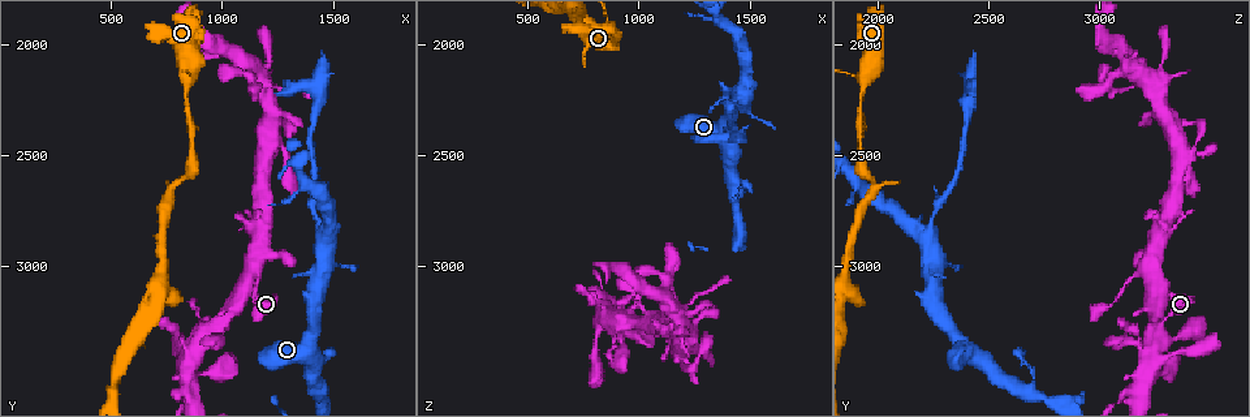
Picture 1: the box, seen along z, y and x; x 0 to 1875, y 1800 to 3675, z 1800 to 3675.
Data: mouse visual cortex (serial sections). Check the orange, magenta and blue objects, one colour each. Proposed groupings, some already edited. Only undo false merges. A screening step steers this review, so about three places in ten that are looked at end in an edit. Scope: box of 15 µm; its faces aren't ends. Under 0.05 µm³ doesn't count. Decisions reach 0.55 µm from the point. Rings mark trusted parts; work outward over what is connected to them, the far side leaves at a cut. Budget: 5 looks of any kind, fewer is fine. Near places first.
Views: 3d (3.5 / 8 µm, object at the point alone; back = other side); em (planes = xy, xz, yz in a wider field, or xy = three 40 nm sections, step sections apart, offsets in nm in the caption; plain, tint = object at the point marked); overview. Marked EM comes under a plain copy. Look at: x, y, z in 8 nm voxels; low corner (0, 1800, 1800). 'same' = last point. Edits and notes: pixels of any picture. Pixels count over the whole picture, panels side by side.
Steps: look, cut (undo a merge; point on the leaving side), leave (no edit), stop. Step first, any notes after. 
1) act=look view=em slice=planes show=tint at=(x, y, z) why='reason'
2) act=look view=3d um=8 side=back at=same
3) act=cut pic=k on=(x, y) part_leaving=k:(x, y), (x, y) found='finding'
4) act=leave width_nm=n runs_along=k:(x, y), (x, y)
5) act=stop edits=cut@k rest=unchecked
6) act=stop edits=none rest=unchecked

act=look view=3d um=8 at=(850, 3600, 3150) why='three-way junction'

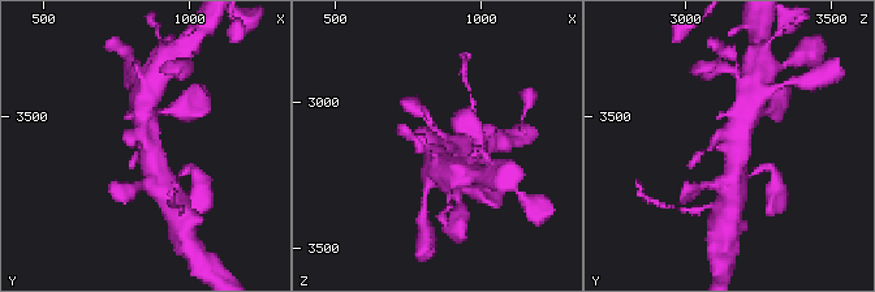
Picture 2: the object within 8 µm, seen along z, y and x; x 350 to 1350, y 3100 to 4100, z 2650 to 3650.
act=look view=3d um=3.5 at=(850, 3590, 3160) why='closer look'

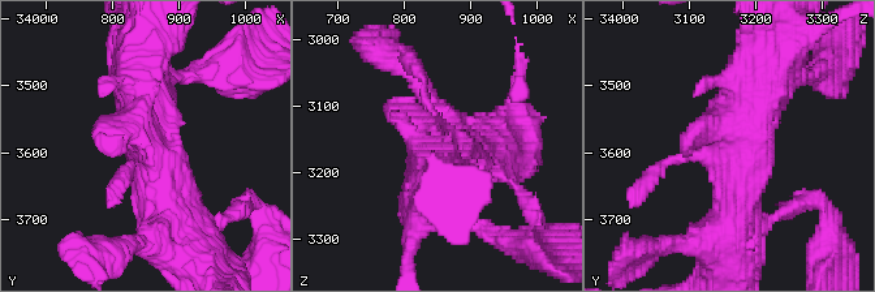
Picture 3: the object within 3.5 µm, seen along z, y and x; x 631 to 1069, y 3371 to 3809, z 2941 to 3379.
act=look view=em slice=xy step=3 show=tint at=(855, 3600, 3155) why='now the EM'

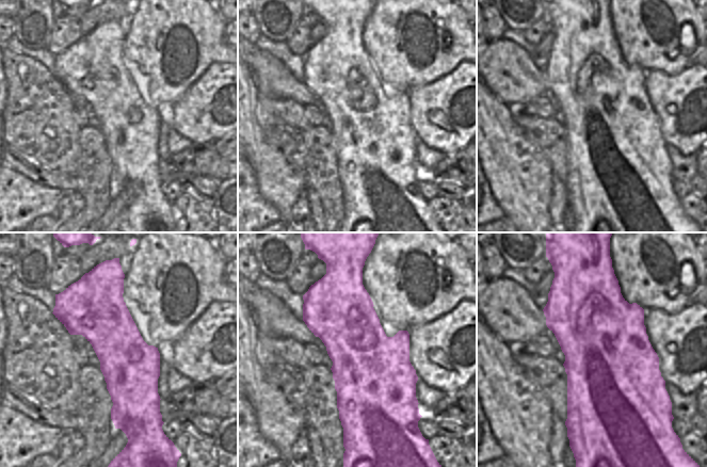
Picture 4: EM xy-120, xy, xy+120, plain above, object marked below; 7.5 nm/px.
act=leave found='one cell here'

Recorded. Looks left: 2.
act=look view=3d um=3.5 at=(1250, 2200, 3160) why='sudden change in width'

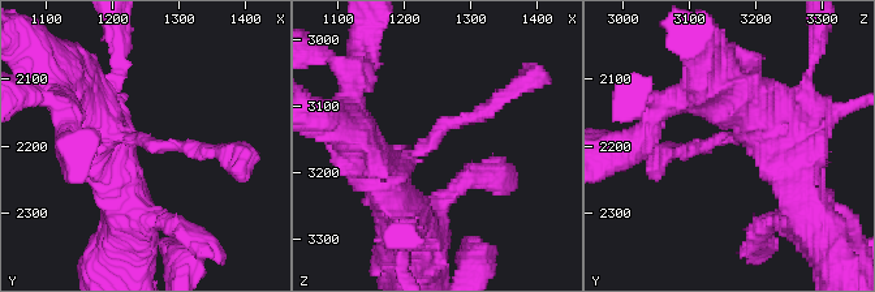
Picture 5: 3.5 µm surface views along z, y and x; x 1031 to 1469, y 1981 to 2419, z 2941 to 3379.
act=look view=em slice=xy step=1 show=tint at=(1240, 2195, 3155)

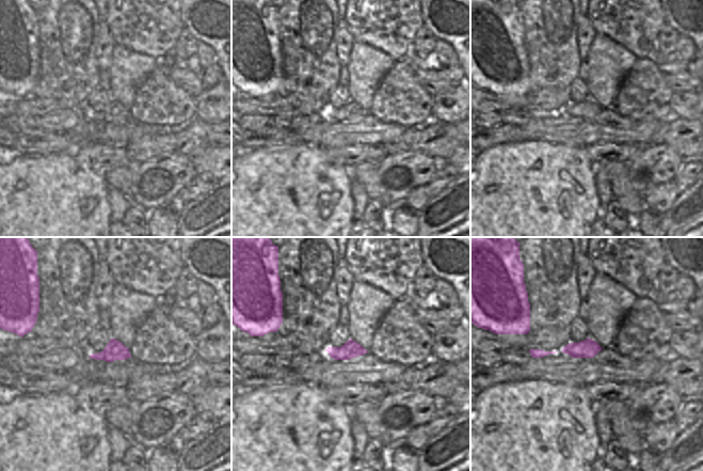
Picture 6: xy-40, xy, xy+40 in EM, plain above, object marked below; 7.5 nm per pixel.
act=leave runs_along=5:(393, 201), (397, 167), (501, 97) found='continuous, no second cell'

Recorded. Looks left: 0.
act=stop edits=none rest=unchecked

